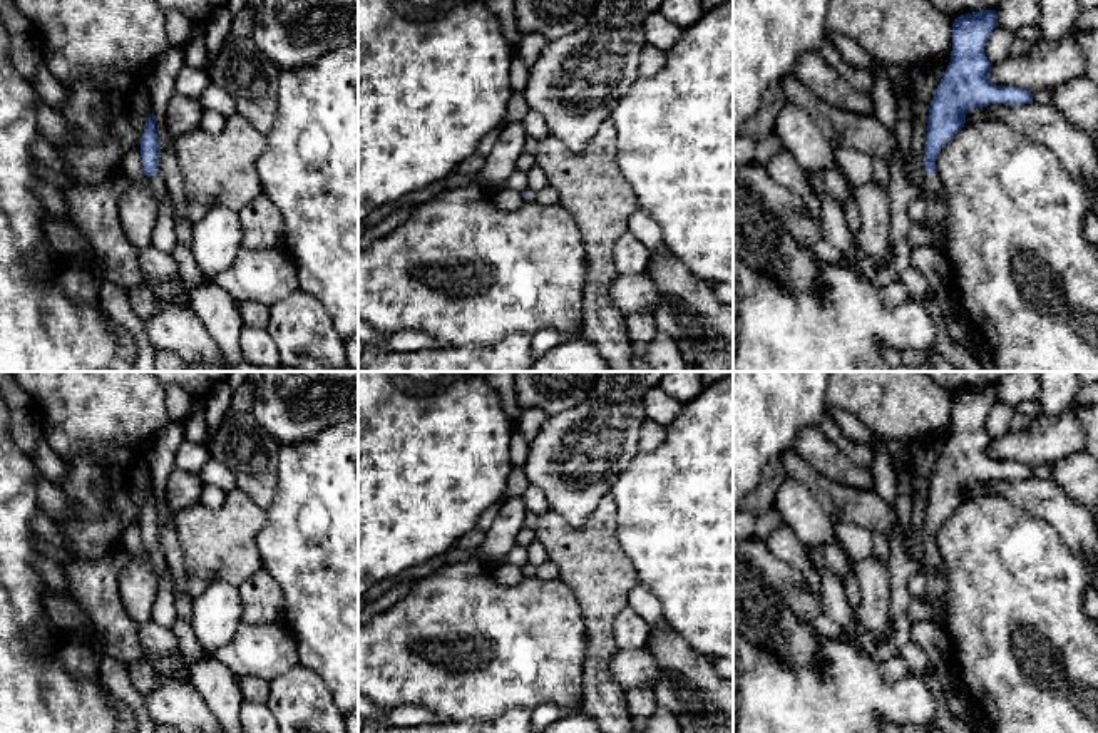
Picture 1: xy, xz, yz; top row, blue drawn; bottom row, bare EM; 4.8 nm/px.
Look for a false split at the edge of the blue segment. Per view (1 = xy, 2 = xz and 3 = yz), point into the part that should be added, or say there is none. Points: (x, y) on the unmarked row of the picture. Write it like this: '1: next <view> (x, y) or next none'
1: next xy (163, 613)
2: next xz (531, 569)
3: next yz (933, 561)

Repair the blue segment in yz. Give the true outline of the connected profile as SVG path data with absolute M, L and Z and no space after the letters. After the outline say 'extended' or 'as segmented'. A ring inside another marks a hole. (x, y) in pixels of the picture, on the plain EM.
M981 385L954 393L951 437L936 464L936 470L932 474L927 490L927 510L924 531L926 552L922 566L926 572L936 572L942 567L942 559L937 551L936 541L937 529L964 502L966 489L971 484L986 482L996 477L1004 480L1033 479L1031 467L1018 462L996 460L989 455L993 438L986 432L984 422L996 402L999 402L996 385Z; extended

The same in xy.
M154 485L146 499L144 509L141 510L141 532L144 539L144 547L151 554L151 567L159 577L156 601L151 611L151 621L159 626L172 629L177 621L176 604L174 604L174 582L167 569L159 546L159 512L156 509L156 490Z; extended

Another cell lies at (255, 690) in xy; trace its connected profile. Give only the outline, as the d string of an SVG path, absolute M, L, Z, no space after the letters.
M239 678L241 696L244 701L266 703L271 693L271 683L261 678Z

